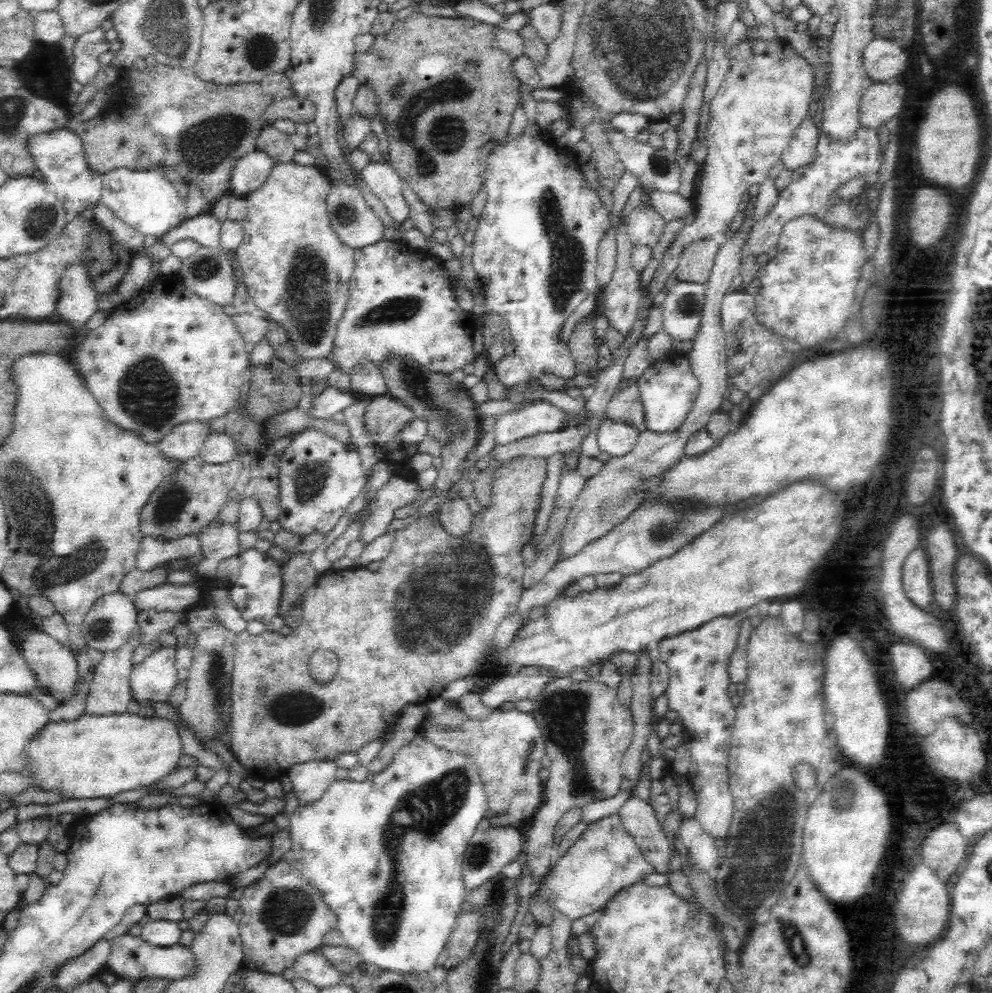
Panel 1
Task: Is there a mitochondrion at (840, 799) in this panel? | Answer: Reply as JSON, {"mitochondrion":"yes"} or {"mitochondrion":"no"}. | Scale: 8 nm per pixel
{"mitochondrion":"yes"}

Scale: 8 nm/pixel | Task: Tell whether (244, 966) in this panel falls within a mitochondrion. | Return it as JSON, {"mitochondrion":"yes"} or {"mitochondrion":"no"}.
{"mitochondrion":"no"}

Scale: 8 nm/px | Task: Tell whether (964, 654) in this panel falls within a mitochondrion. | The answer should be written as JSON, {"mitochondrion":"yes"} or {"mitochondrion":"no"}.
{"mitochondrion":"no"}

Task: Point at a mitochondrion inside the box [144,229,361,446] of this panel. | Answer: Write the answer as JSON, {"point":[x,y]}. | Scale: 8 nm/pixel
{"point":[307,284]}

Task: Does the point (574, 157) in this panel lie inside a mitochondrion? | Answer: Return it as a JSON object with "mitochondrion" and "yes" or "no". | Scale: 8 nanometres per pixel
{"mitochondrion":"no"}

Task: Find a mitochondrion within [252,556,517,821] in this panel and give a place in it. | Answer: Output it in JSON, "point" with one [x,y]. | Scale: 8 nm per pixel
{"point":[292,708]}

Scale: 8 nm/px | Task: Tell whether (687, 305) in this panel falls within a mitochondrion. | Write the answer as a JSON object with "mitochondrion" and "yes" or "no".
{"mitochondrion":"yes"}

